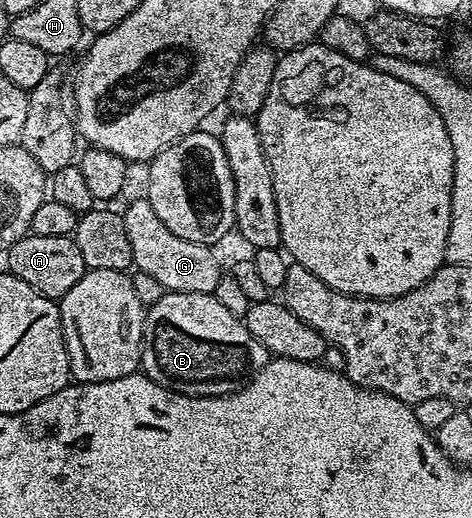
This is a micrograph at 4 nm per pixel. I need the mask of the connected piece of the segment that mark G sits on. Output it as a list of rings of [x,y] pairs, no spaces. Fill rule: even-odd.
[[[147,199],[136,200],[128,209],[123,209],[126,235],[130,237],[132,263],[136,272],[150,274],[150,278],[162,282],[165,292],[181,292],[182,294],[215,293],[222,275],[220,260],[207,244],[186,242],[186,238],[178,238],[154,214]]]

